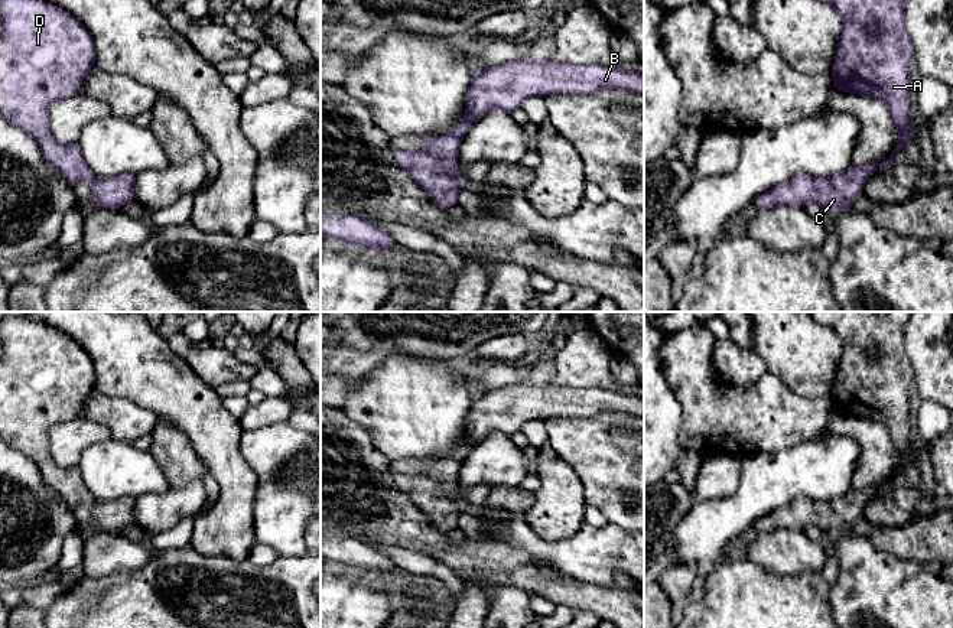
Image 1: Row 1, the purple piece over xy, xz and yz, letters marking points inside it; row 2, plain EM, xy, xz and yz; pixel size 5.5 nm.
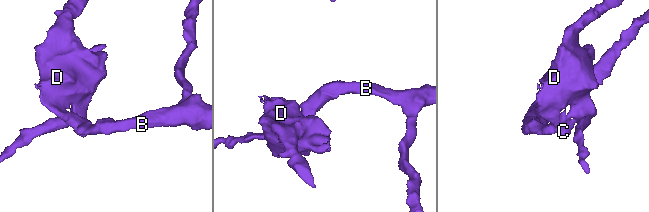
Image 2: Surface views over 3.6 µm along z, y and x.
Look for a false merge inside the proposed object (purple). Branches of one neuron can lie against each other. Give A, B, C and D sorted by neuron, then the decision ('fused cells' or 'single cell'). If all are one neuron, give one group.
groups A B C D; single cell

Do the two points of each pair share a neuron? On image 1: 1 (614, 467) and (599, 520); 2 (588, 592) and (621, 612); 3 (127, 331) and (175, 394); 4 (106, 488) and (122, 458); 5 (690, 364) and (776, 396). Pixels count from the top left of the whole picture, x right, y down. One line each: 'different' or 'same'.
1: different
2: same
3: same
4: same
5: same

